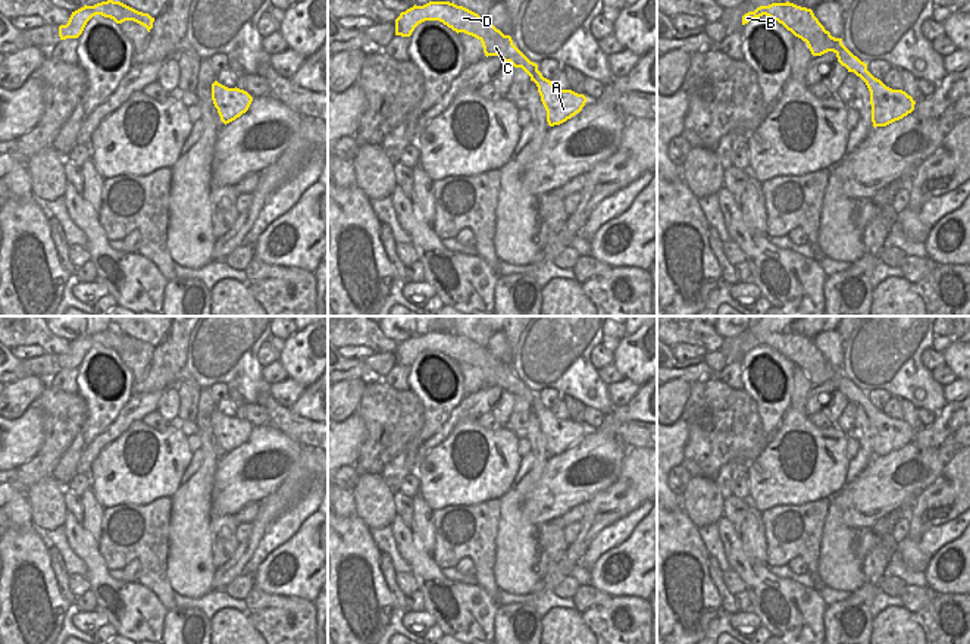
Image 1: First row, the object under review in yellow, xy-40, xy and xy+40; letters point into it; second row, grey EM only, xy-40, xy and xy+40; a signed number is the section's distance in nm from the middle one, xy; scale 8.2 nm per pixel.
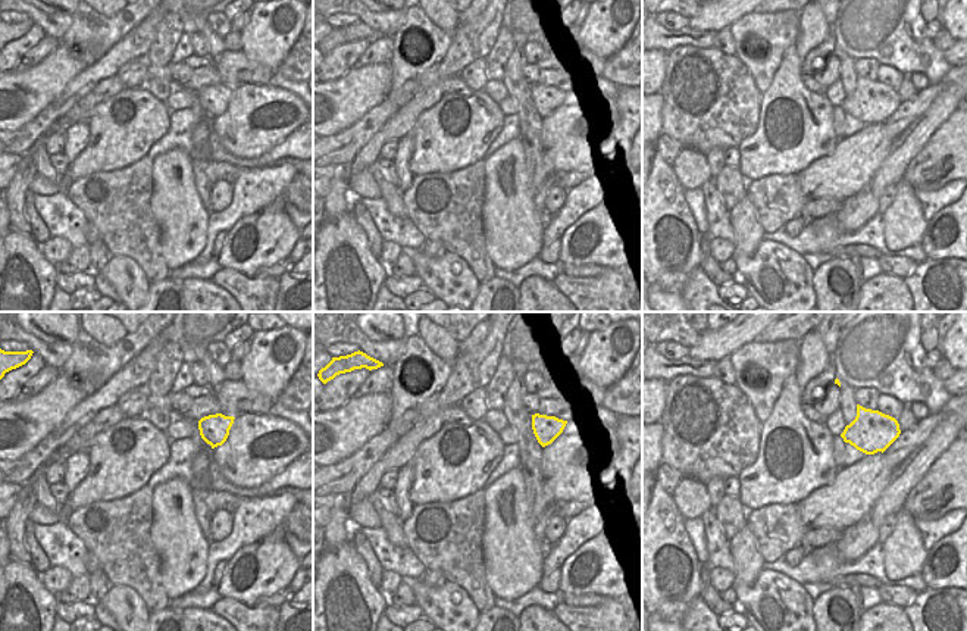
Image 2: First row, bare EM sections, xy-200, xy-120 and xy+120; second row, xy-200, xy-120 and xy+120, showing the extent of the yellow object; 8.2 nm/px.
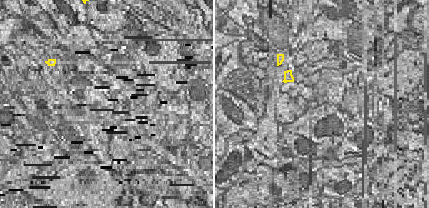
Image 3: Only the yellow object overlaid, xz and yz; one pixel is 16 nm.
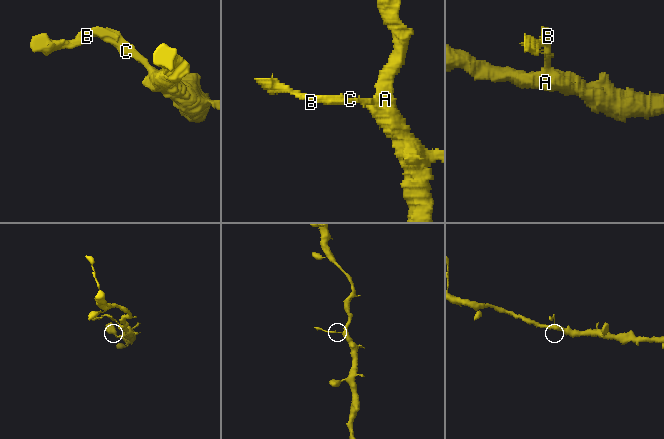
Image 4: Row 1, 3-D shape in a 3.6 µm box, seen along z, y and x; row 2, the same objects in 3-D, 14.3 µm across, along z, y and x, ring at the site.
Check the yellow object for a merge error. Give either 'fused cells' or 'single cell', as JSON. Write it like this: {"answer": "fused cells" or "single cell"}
{"answer": "fused cells"}

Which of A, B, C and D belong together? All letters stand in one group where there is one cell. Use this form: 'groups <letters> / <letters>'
groups A / B C D

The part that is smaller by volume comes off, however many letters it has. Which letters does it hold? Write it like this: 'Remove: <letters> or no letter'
Remove: B, C, D

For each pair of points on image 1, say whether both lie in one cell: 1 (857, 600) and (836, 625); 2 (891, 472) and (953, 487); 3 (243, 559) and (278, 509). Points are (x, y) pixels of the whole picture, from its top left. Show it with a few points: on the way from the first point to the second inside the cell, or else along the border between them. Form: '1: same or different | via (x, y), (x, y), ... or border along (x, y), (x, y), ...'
1: same | via (850, 605), (838, 618)
2: different | border along (945, 463), (941, 475), (913, 499)
3: same | via (249, 546), (265, 519)

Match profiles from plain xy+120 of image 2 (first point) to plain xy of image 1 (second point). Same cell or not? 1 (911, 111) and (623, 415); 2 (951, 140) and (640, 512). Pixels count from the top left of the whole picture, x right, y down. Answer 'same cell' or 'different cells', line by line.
1: same cell
2: different cells

